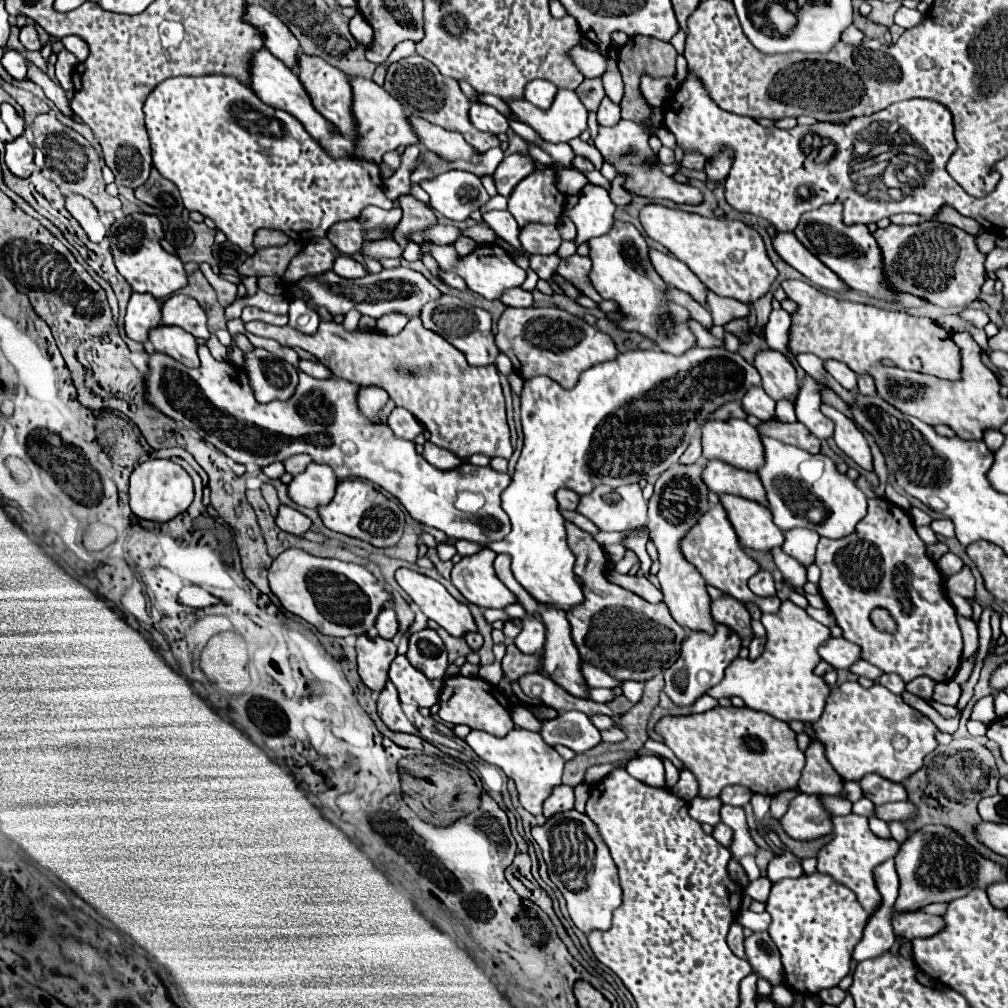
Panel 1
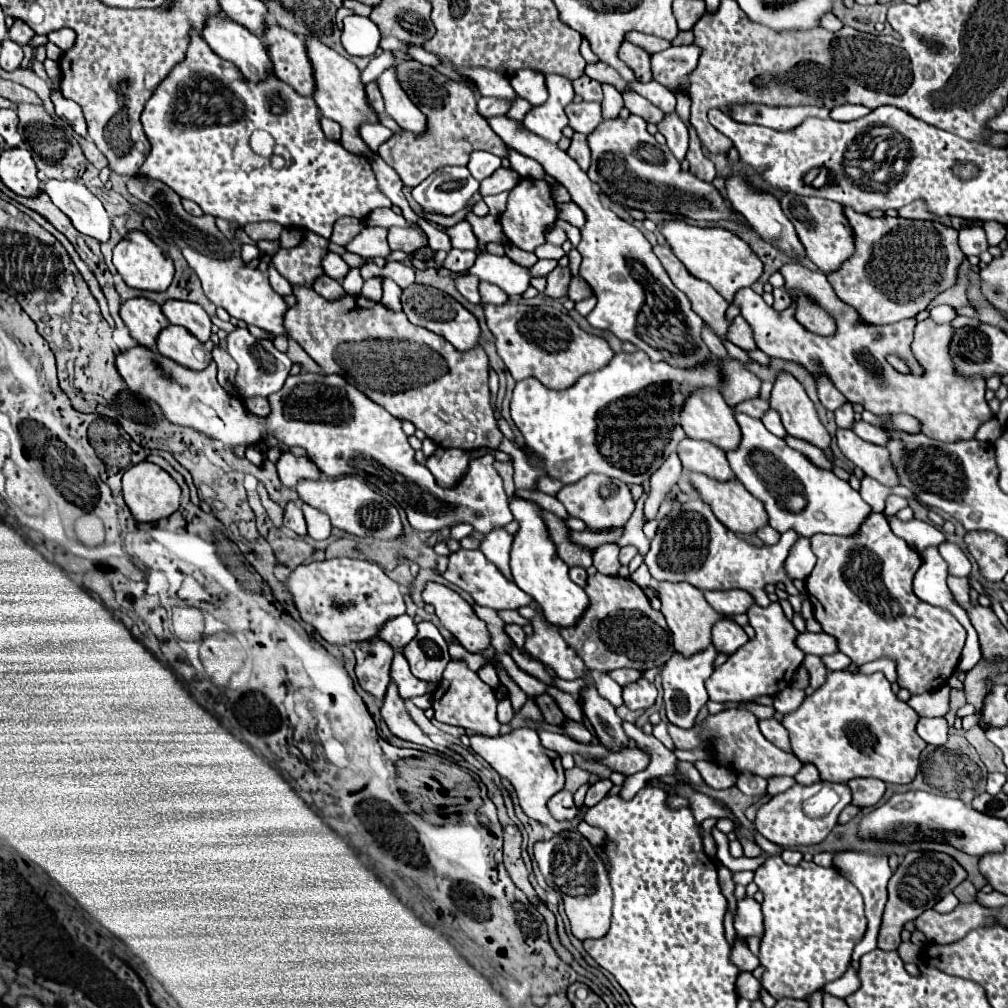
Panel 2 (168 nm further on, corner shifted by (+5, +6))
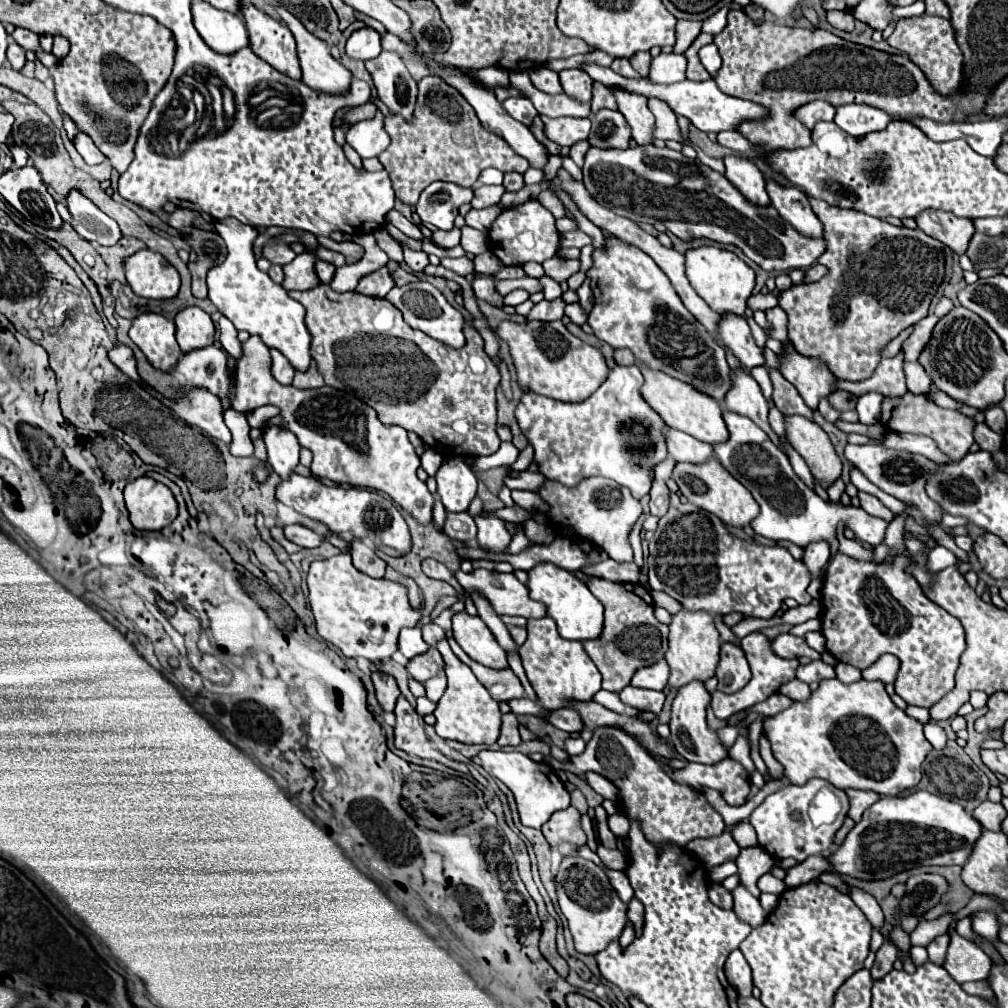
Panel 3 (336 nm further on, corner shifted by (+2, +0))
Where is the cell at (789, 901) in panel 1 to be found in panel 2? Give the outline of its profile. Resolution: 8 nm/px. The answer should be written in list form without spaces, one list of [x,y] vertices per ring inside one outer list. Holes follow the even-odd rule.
[[[769,857],[755,869],[759,891],[765,895],[761,903],[765,935],[761,939],[759,961],[765,965],[761,985],[775,997],[805,999],[809,993],[821,991],[829,981],[839,979],[851,963],[853,947],[863,939],[867,919],[863,915],[863,897],[837,869],[823,869],[813,861],[801,861],[799,865],[787,865],[781,857]]]

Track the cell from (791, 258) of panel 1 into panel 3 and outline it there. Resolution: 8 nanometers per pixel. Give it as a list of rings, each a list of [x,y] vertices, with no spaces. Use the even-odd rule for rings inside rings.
[[[726,155],[724,167],[726,167],[724,175],[734,183],[734,187],[742,191],[742,195],[746,195],[746,199],[758,205],[770,205],[764,175],[760,173],[752,159],[742,155]]]

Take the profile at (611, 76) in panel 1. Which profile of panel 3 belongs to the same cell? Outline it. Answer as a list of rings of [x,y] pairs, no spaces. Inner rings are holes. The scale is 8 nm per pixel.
[[[602,109],[592,115],[592,129],[588,135],[588,143],[598,149],[628,149],[632,131],[622,113]]]

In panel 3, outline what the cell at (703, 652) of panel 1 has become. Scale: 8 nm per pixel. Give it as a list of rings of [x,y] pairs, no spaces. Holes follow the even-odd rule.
[[[690,683],[682,687],[674,699],[672,705],[672,719],[670,719],[670,741],[674,743],[674,749],[688,761],[688,763],[702,763],[702,765],[714,765],[722,757],[728,755],[728,749],[722,745],[718,735],[708,729],[706,725],[706,707],[710,703],[710,693],[706,691],[704,683]]]

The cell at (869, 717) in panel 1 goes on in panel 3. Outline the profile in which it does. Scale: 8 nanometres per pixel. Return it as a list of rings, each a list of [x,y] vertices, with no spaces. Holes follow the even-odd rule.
[[[824,679],[806,701],[794,701],[778,715],[766,717],[762,733],[770,741],[774,759],[784,767],[782,779],[790,785],[802,785],[808,779],[818,777],[838,789],[860,789],[874,791],[878,795],[898,795],[920,781],[920,765],[932,751],[932,745],[922,733],[922,727],[922,723],[908,717],[890,701],[882,681],[862,679],[844,685],[838,679]]]

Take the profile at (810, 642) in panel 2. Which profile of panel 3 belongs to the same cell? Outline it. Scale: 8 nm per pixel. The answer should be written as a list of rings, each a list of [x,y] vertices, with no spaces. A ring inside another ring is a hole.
[[[790,633],[778,635],[776,639],[772,639],[772,651],[778,657],[784,659],[798,659],[798,657],[810,657],[810,659],[820,659],[820,653],[816,653],[814,649],[810,649],[804,641],[804,637],[796,637]]]

